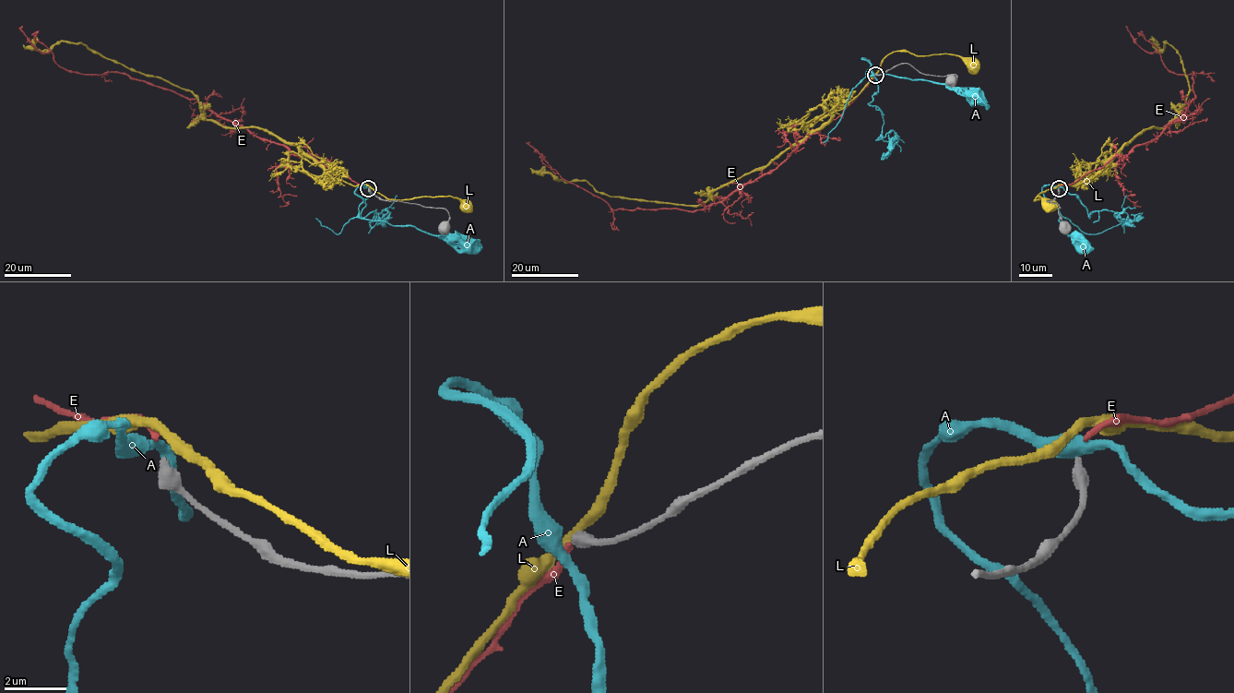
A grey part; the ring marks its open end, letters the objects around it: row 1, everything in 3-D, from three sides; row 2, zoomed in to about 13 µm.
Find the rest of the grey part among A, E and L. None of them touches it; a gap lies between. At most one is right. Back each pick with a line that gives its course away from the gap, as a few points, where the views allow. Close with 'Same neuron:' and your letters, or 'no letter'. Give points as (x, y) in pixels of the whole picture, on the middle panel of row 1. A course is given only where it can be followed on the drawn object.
E: course (875, 75), (839, 115), (808, 136), (776, 168), (703, 209), (613, 209), (561, 177), (529, 142)
Same neuron: E

